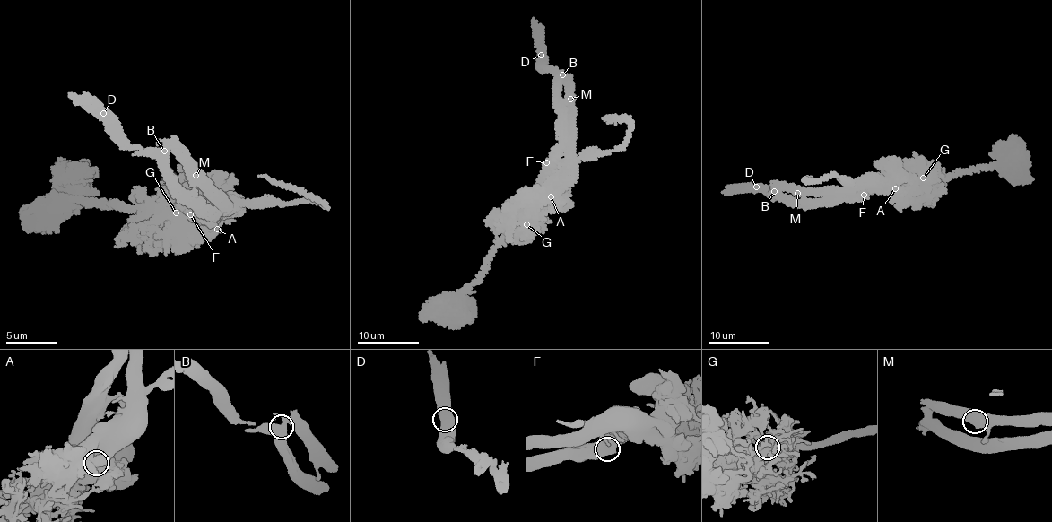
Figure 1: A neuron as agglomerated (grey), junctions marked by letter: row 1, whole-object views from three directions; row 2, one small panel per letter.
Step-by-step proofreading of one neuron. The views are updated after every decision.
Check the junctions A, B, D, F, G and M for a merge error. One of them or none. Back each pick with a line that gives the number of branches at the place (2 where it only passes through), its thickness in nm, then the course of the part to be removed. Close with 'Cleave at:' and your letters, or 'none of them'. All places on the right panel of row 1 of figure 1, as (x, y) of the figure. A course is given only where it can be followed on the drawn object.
B: 4 branches meet; 550 nm thick; foreign part runs (774, 191), (814, 202), (845, 198), (860, 189), (857, 179), (850, 182), (837, 173), (807, 178)
Cleave at: B

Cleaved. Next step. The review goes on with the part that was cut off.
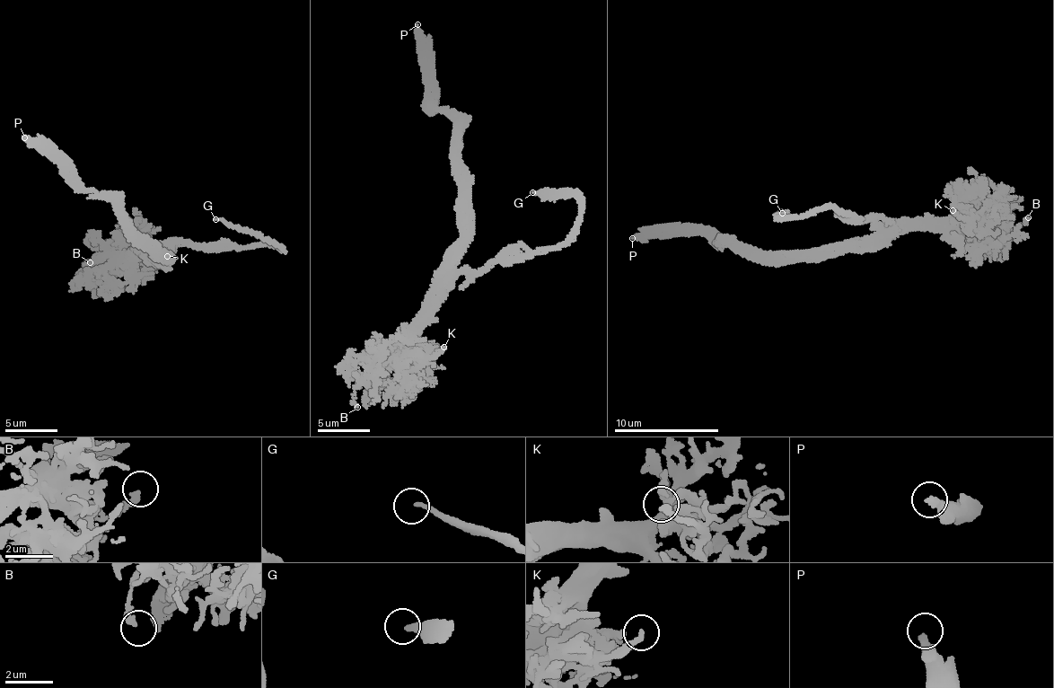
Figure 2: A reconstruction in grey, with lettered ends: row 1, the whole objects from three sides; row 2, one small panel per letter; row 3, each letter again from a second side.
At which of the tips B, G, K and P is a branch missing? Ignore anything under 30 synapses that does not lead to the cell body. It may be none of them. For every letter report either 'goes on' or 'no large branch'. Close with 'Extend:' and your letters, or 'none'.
B: no large branch
G: goes on
K: no large branch
P: no large branch
Extend: G

